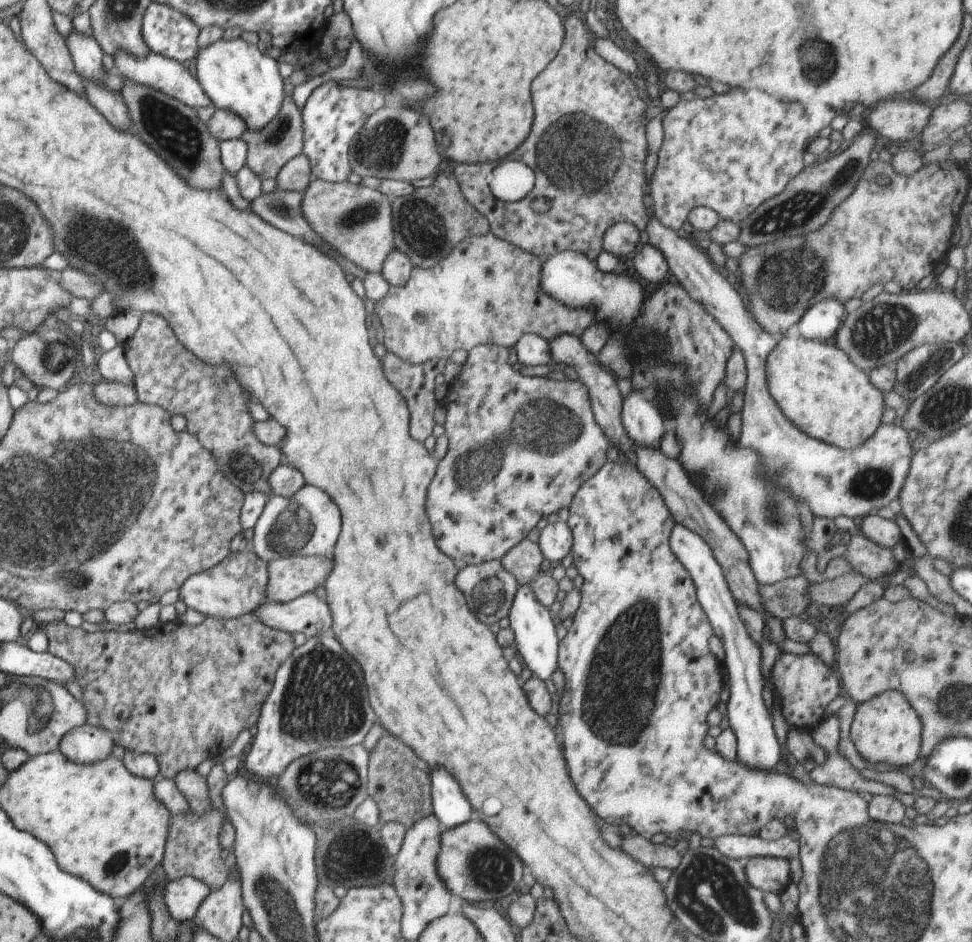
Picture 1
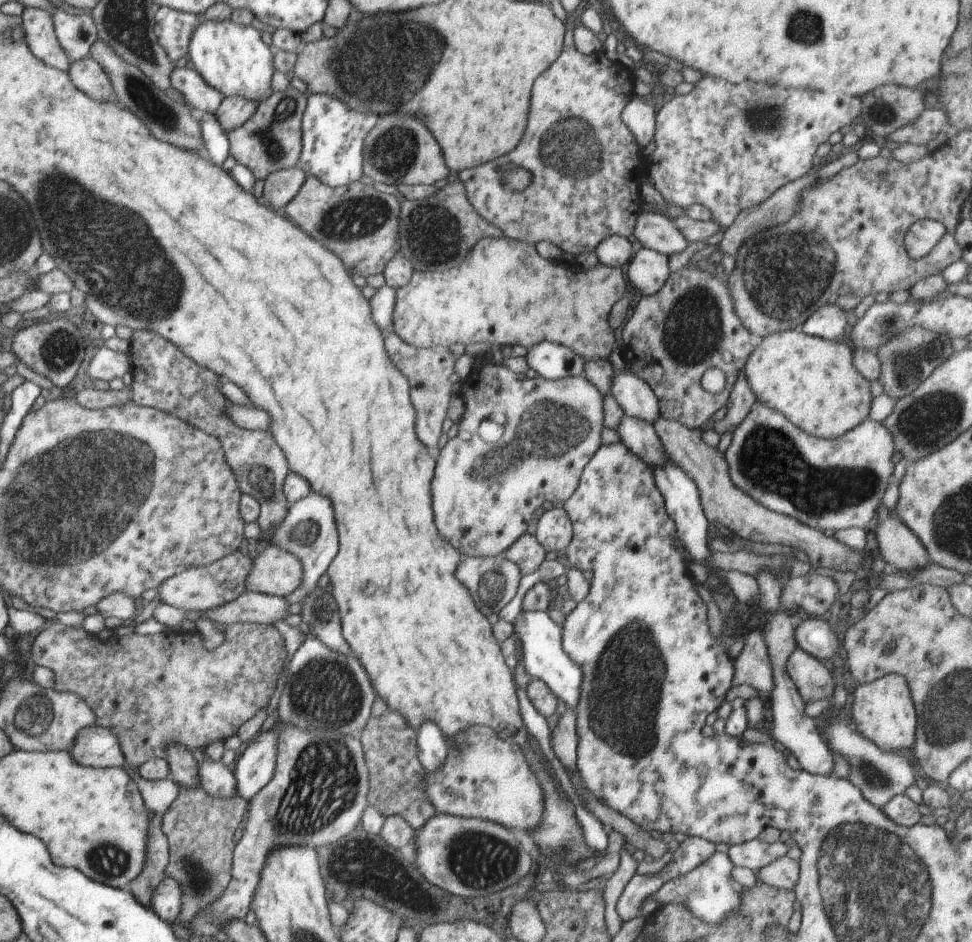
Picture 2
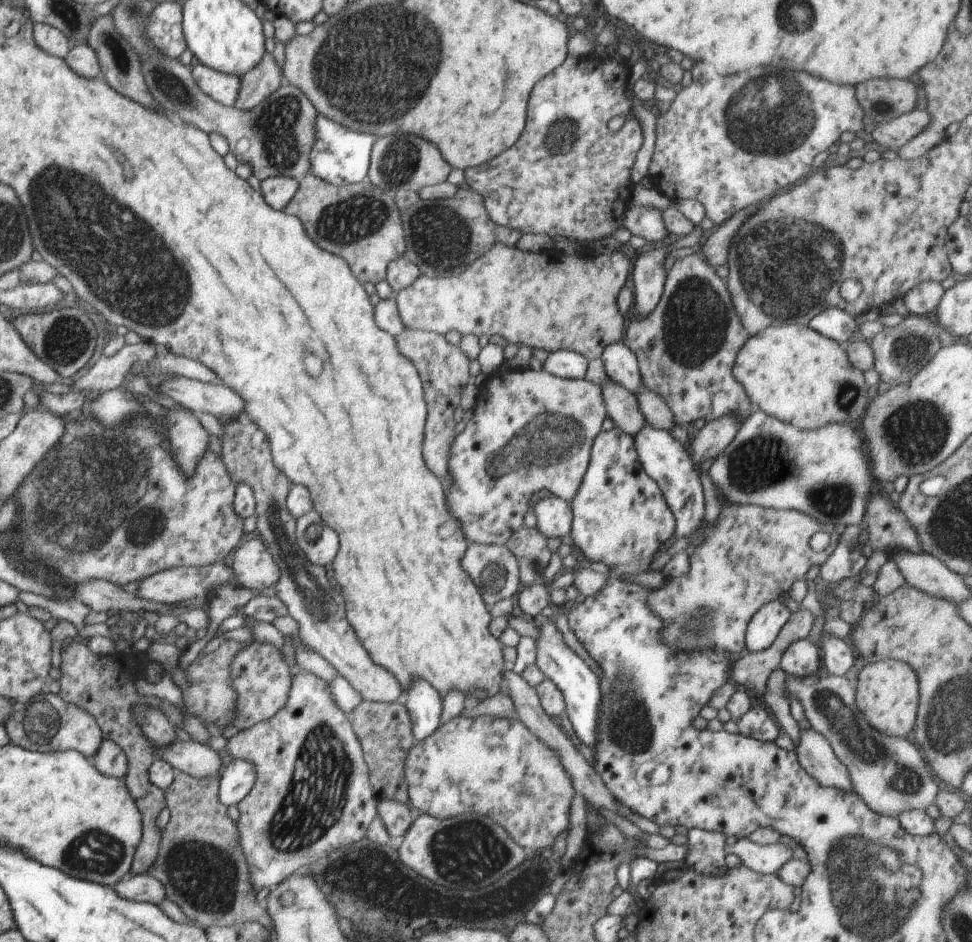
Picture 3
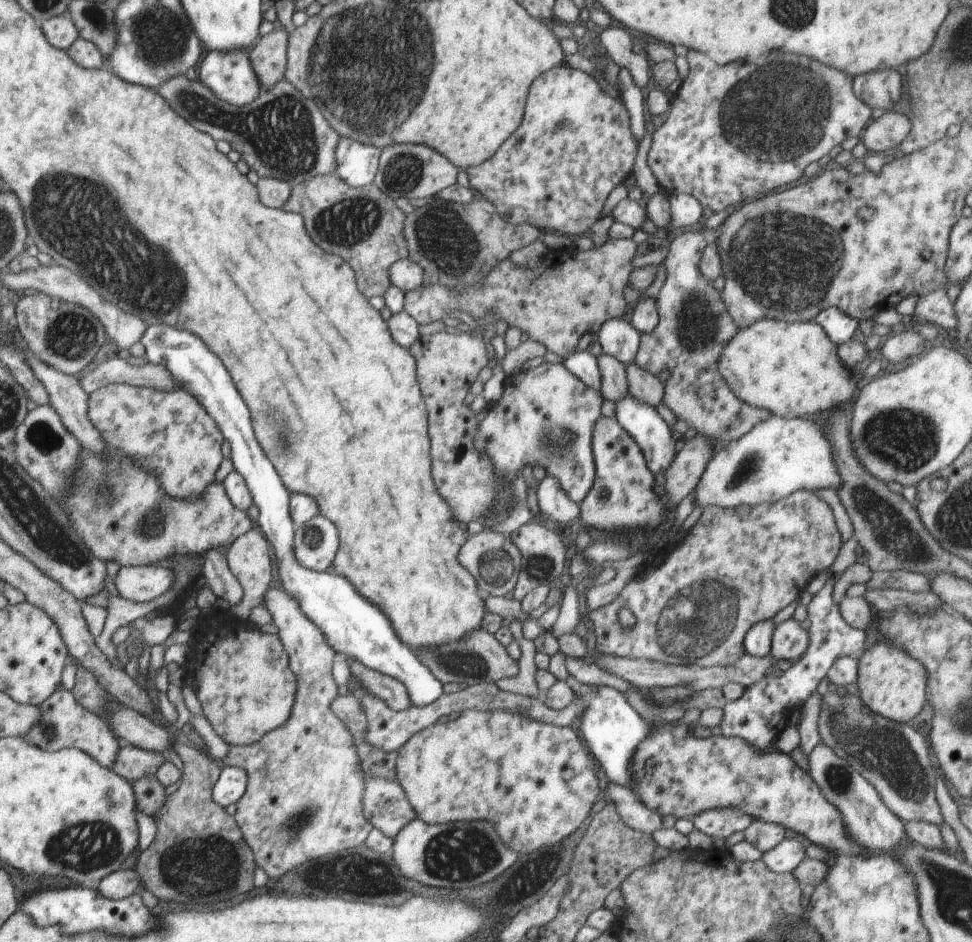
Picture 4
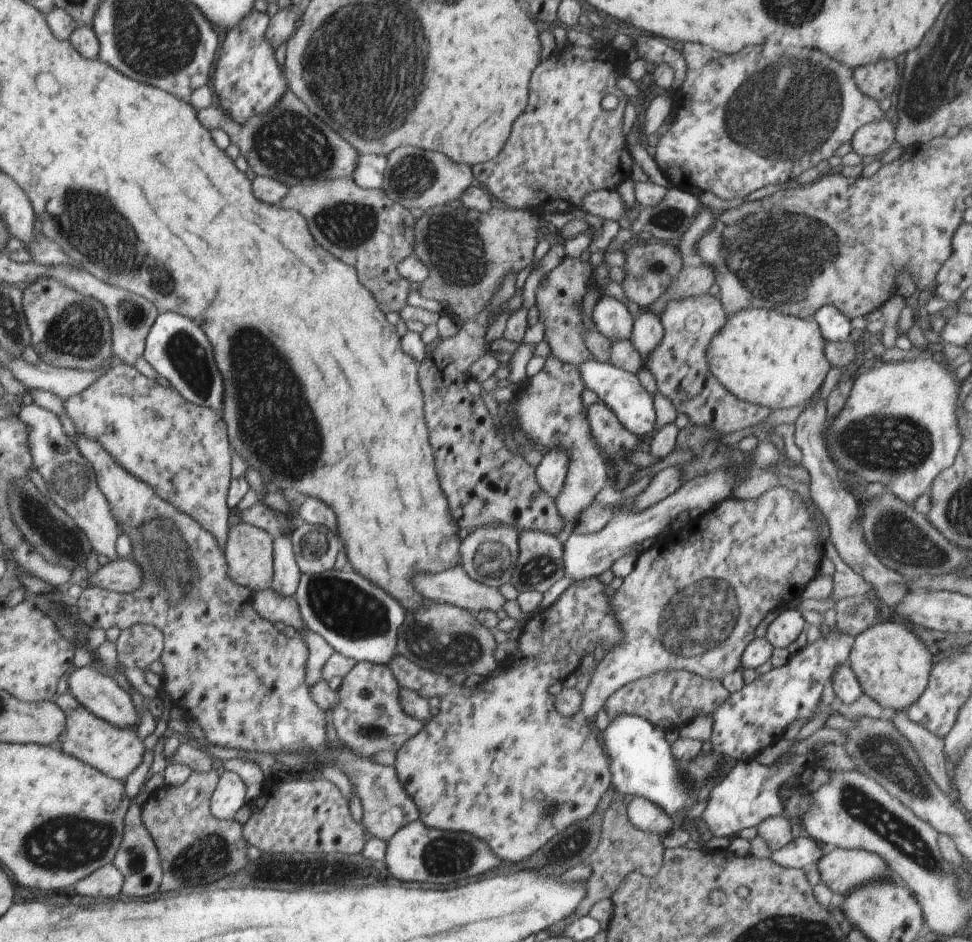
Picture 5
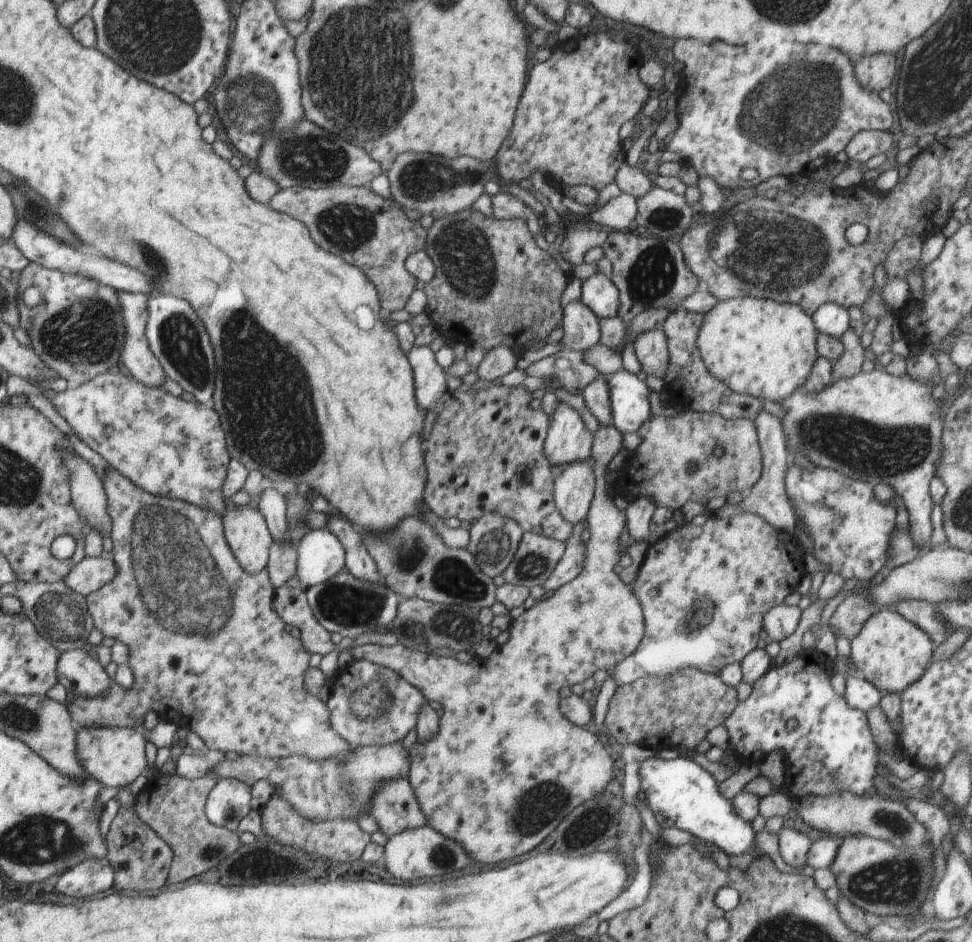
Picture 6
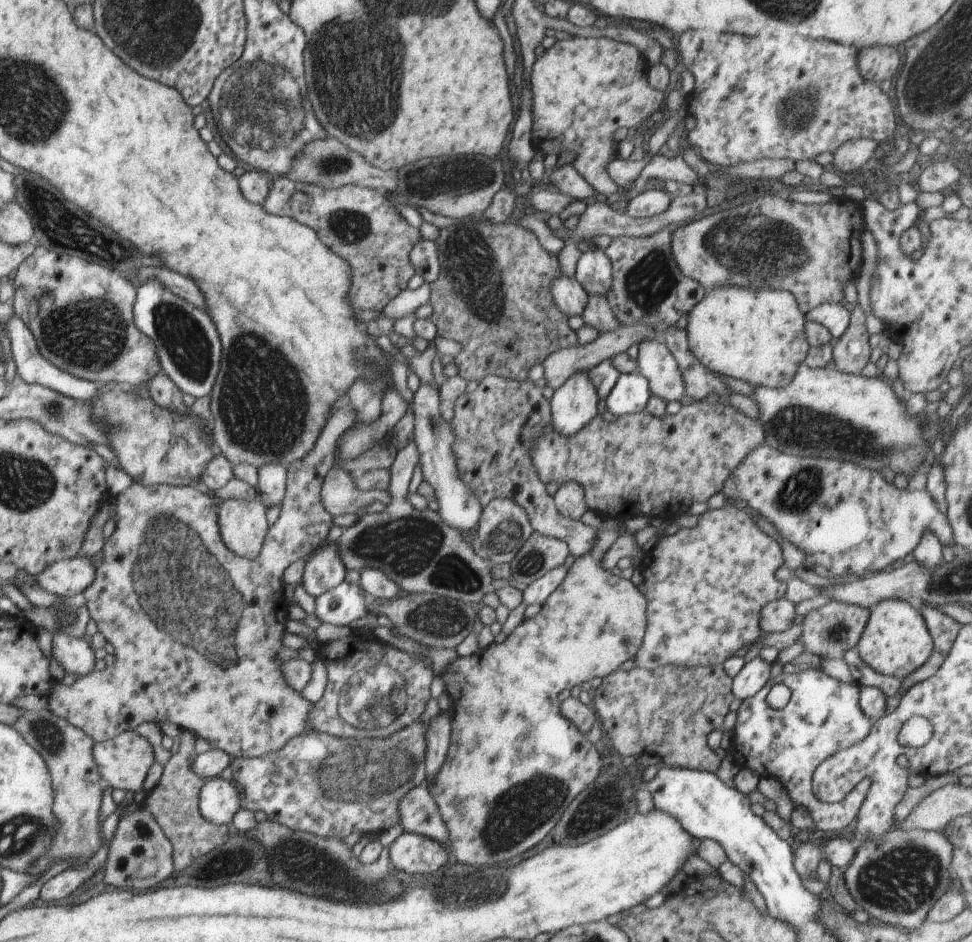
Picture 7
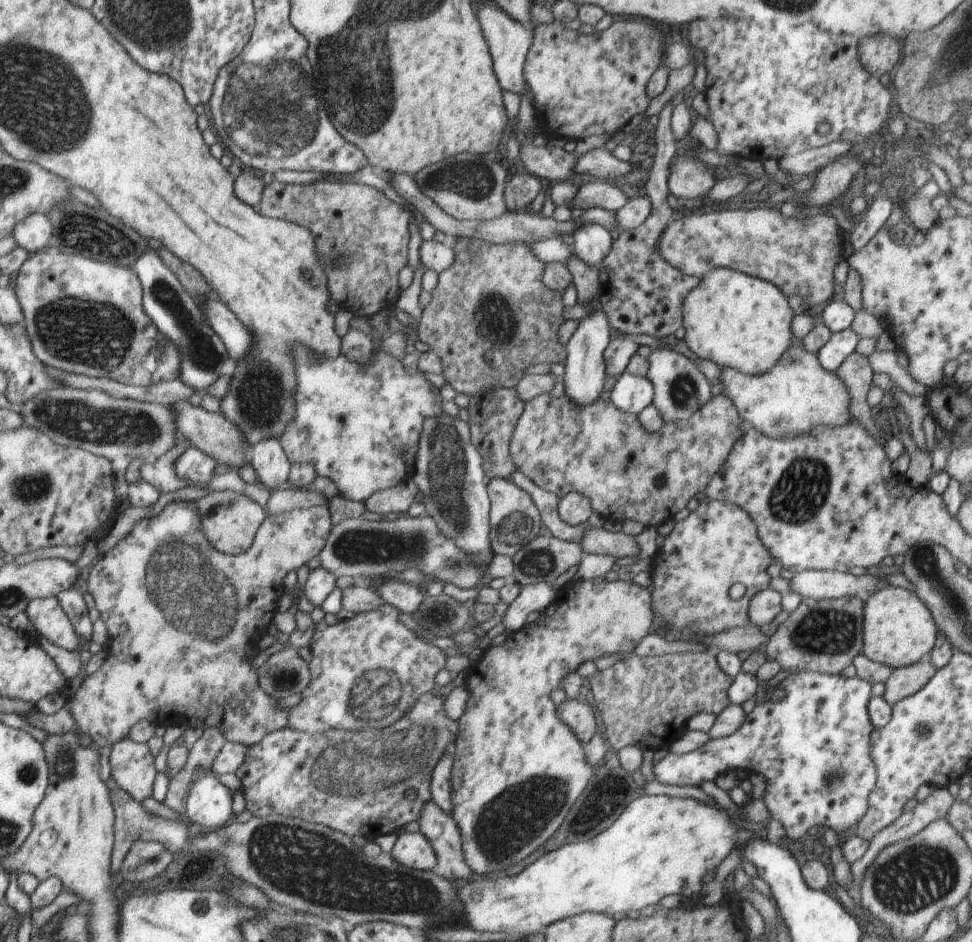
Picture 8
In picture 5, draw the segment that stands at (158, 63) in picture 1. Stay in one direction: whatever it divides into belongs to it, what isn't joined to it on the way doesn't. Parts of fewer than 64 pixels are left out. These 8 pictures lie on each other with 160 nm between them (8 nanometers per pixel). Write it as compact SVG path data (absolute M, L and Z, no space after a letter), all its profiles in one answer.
M254 8L251 14L229 30L225 40L222 40L212 82L216 96L219 96L218 104L239 123L248 120L252 115L271 109L272 105L281 99L285 90L289 89L282 65L275 59L275 49L265 39L270 19L268 14L260 14Z

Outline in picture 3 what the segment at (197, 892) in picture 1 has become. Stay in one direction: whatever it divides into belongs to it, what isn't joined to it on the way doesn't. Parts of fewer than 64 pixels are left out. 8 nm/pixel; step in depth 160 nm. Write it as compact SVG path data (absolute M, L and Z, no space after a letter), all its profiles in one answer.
M146 873L120 881L114 888L119 895L135 901L160 905L162 901L168 899L162 882Z

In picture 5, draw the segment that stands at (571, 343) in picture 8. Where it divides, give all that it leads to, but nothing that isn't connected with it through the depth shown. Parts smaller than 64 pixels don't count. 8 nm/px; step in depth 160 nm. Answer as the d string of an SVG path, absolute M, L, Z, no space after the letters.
M550 450L535 468L540 488L556 500L562 490L569 466L569 458L560 450Z

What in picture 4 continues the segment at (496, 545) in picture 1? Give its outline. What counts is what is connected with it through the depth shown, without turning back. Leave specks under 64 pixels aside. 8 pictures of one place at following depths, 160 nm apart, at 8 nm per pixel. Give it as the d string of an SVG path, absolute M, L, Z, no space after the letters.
M545 362L537 368L512 374L505 382L502 398L487 407L486 418L478 426L474 448L480 456L494 462L496 478L504 480L504 490L496 496L496 506L481 522L494 526L509 517L506 500L510 498L510 486L515 474L526 464L542 466L547 474L558 478L568 498L582 504L596 478L596 464L592 449L592 432L596 420L602 415L601 392L588 388L582 380L566 370L563 362Z

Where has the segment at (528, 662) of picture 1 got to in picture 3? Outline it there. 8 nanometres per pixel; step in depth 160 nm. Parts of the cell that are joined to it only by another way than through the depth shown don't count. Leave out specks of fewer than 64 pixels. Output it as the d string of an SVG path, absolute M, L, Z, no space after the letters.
M539 619L539 635L536 641L536 666L542 671L546 679L550 679L565 700L565 712L572 723L576 736L595 749L597 743L597 718L601 703L599 679L594 670L572 651L562 638L562 633L556 627L553 619Z

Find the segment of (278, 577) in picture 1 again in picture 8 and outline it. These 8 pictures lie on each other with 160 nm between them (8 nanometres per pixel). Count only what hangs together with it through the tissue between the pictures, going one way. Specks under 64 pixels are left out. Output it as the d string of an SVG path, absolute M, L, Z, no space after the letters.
M212 491L210 495L194 501L202 519L203 533L209 543L227 555L246 553L254 545L253 540L260 525L267 517L264 508L237 491Z

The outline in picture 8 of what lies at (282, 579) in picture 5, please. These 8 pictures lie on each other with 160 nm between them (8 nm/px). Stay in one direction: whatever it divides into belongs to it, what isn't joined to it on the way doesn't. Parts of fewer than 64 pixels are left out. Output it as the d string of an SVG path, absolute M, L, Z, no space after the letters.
M266 439L250 448L250 463L258 482L270 490L278 489L289 480L291 462L278 439Z

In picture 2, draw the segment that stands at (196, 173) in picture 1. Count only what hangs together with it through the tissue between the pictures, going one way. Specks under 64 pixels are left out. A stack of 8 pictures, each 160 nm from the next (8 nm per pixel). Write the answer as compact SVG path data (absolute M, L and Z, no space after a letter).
M100 39L91 46L90 56L100 63L104 72L110 77L116 102L122 108L140 116L148 124L152 136L184 150L200 152L203 149L203 134L198 115L182 101L178 91L160 90L138 67L128 64L113 51L113 47Z

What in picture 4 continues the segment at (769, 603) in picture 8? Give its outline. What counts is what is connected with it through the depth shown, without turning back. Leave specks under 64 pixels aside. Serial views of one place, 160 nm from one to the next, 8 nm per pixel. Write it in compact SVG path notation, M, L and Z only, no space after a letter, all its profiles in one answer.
M793 617L776 625L772 634L771 656L779 660L800 660L808 648L809 633Z

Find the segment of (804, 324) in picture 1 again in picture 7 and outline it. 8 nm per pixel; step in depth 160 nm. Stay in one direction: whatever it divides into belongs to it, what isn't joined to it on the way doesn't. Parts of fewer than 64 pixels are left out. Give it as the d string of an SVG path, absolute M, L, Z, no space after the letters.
M822 303L808 312L805 318L824 326L836 341L848 329L851 313L841 303Z

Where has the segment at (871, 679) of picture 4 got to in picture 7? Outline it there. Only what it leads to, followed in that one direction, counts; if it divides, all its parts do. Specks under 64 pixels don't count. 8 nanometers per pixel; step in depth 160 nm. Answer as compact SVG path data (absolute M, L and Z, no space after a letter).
M904 600L878 602L869 614L868 623L856 645L860 658L884 676L900 680L921 668L932 655L933 639L918 606Z

